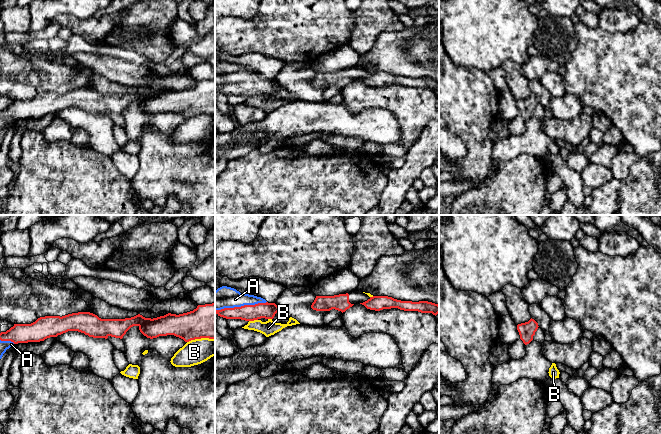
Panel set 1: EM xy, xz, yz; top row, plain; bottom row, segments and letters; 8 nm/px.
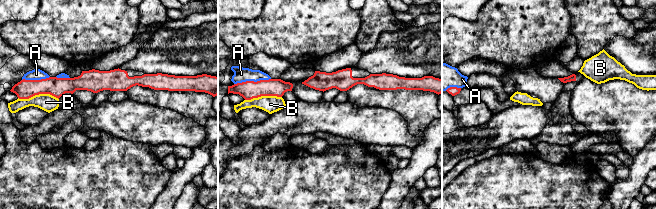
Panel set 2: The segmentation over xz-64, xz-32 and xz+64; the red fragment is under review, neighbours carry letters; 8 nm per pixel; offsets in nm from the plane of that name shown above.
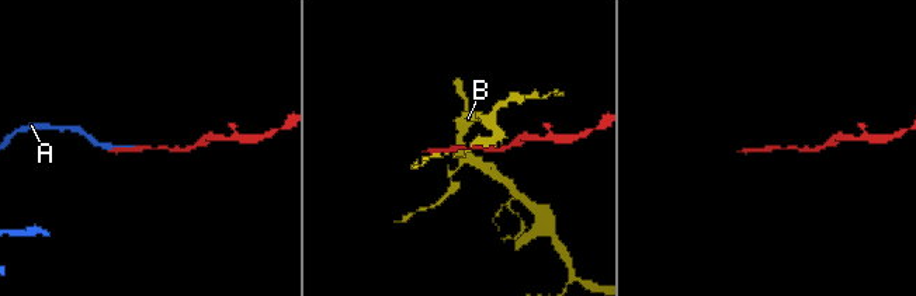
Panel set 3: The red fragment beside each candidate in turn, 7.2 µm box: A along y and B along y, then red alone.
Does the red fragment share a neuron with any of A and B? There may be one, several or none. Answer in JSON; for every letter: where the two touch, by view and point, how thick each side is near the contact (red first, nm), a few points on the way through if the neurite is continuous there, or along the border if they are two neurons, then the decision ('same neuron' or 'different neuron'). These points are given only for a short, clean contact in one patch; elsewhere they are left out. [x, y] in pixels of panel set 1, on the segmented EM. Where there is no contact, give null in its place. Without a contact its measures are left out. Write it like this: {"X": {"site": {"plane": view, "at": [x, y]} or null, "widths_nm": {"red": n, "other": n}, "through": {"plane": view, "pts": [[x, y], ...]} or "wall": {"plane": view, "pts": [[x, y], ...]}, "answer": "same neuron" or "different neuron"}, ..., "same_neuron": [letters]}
{"A": {"site": {"plane": "xz", "at": [241, 306]}, "widths_nm": {"red": 130, "other": 180}, "answer": "same neuron"}, "B": {"site": {"plane": "xz", "at": [253, 320]}, "widths_nm": {"red": 130, "other": 120}, "answer": "different neuron"}, "same_neuron": ["A"]}

